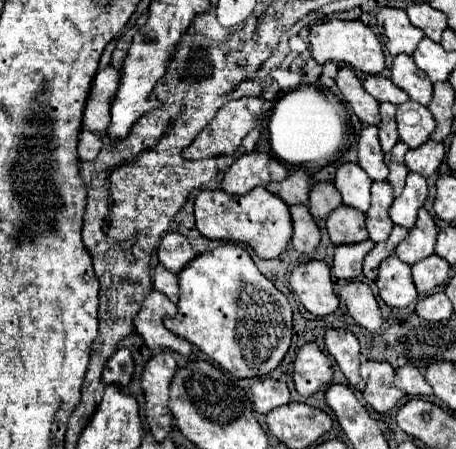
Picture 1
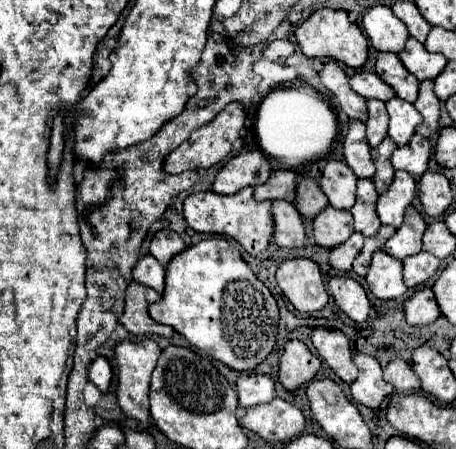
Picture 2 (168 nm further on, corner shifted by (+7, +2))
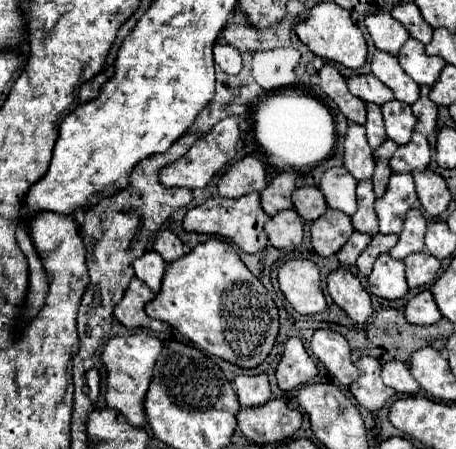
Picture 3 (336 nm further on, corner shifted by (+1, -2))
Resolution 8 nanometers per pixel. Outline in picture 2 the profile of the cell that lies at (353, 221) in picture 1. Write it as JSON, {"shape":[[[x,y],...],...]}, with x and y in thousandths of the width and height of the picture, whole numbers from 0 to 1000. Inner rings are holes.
{"shape":[[[715,459],[689,486],[689,530],[693,530],[693,543],[702,548],[732,552],[759,539],[772,521],[776,521],[776,503],[772,503],[772,477],[763,468]]]}

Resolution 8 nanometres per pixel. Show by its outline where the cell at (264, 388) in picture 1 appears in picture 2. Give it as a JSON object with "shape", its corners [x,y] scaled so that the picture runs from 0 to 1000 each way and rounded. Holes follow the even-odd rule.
{"shape":[[[535,833],[518,846],[518,878],[526,869],[526,904],[553,909],[601,891],[601,846],[579,833]]]}

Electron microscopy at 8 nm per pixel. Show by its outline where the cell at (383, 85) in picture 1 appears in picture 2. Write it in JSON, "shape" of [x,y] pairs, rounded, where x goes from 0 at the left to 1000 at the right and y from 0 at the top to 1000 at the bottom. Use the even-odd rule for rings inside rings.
{"shape":[[[789,156],[768,174],[768,192],[776,205],[785,205],[789,214],[798,214],[803,223],[811,218],[829,218],[838,227],[851,227],[855,218],[868,218],[868,205],[842,187],[825,160],[807,160],[807,156]]]}

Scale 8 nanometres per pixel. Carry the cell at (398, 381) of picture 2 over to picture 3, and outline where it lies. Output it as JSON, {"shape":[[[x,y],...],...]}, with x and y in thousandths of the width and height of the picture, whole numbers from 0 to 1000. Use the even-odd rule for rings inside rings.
{"shape":[[[873,802],[846,806],[842,824],[838,824],[838,846],[846,860],[864,864],[877,878],[917,878],[921,873],[921,860],[904,842],[890,806],[873,806]]]}

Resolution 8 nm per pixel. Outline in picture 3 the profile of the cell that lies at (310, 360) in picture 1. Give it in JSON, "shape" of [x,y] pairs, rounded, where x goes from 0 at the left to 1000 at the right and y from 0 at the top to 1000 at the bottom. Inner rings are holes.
{"shape":[[[632,753],[623,766],[618,802],[605,820],[605,846],[618,869],[645,869],[667,860],[697,833],[697,820],[658,753]]]}

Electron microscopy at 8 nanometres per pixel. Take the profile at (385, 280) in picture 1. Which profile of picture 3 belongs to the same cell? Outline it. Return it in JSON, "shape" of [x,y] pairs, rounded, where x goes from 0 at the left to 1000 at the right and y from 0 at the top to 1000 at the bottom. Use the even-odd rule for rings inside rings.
{"shape":[[[833,566],[820,584],[816,610],[807,615],[807,646],[820,659],[868,668],[886,664],[895,633],[886,619],[886,584],[864,579],[855,566]]]}

